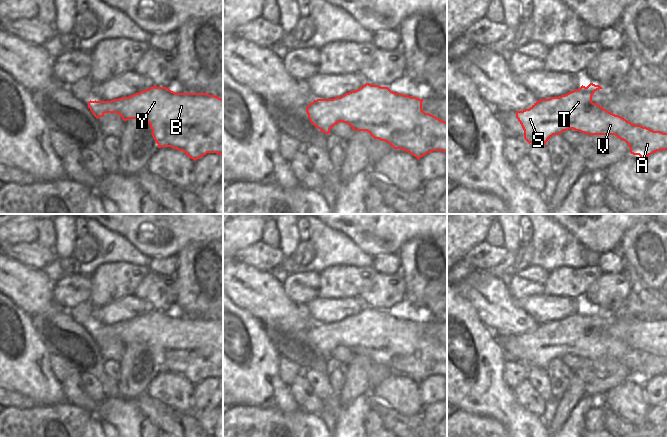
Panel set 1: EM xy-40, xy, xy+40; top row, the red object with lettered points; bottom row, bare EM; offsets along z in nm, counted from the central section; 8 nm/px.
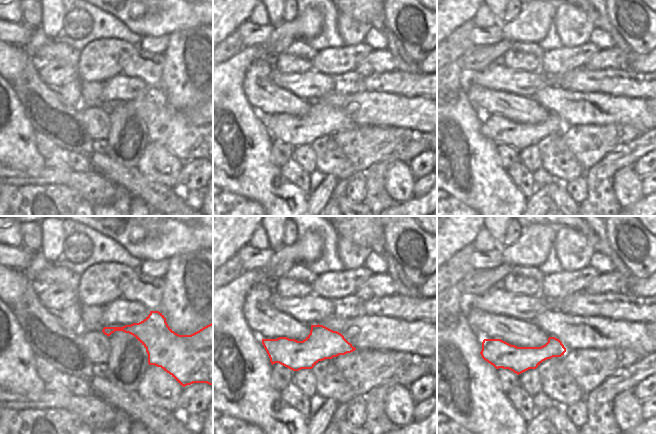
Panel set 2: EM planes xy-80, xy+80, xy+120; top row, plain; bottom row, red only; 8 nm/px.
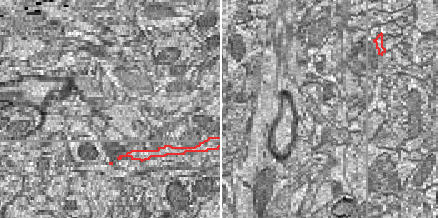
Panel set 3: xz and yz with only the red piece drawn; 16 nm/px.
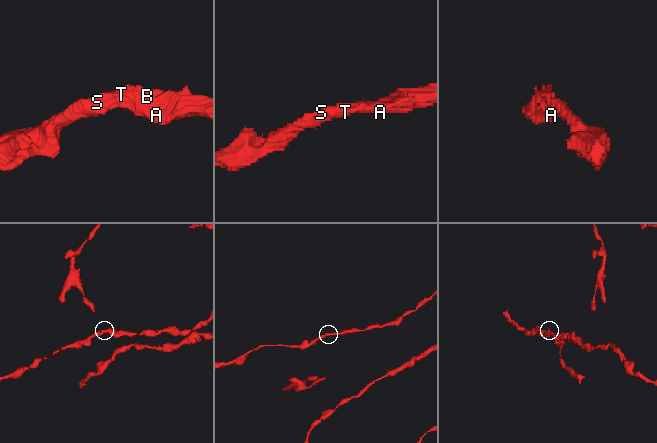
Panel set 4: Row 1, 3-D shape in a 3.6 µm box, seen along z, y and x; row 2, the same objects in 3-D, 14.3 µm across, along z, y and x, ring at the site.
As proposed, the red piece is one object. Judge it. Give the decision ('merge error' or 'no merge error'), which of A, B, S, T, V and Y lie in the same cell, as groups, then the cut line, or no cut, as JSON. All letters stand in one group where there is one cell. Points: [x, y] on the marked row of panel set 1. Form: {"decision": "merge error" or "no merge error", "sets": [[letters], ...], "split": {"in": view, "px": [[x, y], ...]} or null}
{"decision": "no merge error", "sets": [["A", "B", "S", "T", "V", "Y"]], "split": null}

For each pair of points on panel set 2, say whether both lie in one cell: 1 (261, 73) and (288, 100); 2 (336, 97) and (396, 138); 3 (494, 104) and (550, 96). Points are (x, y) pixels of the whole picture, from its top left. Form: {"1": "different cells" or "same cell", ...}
{"1": "same cell", "2": "different cells", "3": "different cells"}

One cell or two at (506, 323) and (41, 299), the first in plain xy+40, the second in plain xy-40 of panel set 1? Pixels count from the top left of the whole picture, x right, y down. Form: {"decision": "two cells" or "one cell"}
{"decision": "one cell"}

